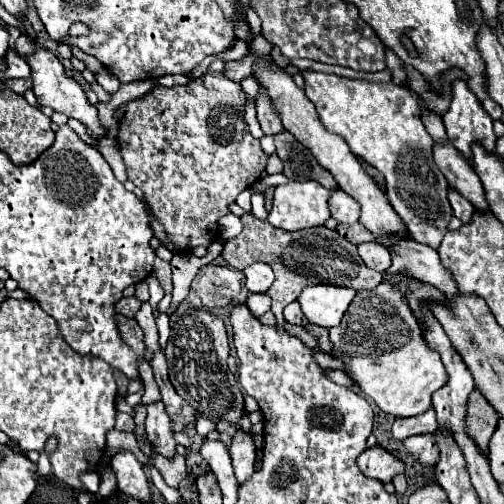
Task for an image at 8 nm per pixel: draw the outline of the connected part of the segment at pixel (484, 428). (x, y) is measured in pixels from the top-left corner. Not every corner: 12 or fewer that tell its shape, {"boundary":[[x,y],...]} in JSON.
{"boundary":[[475,389],[469,397],[467,431],[487,457],[499,415]]}

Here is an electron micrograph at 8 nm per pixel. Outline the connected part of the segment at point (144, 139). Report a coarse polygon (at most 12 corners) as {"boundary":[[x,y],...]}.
{"boundary":[[205,73],[129,101],[129,181],[181,253],[269,159],[241,85]]}

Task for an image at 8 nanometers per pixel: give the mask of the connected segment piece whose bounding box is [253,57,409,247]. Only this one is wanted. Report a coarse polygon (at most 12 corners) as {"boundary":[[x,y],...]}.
{"boundary":[[271,57],[253,65],[283,127],[349,195],[389,247],[407,227],[347,143],[329,133],[293,77]]}

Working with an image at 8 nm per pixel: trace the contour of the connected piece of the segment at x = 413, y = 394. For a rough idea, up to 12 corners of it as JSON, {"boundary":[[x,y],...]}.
{"boundary":[[395,285],[359,291],[331,357],[389,415],[447,383]]}

